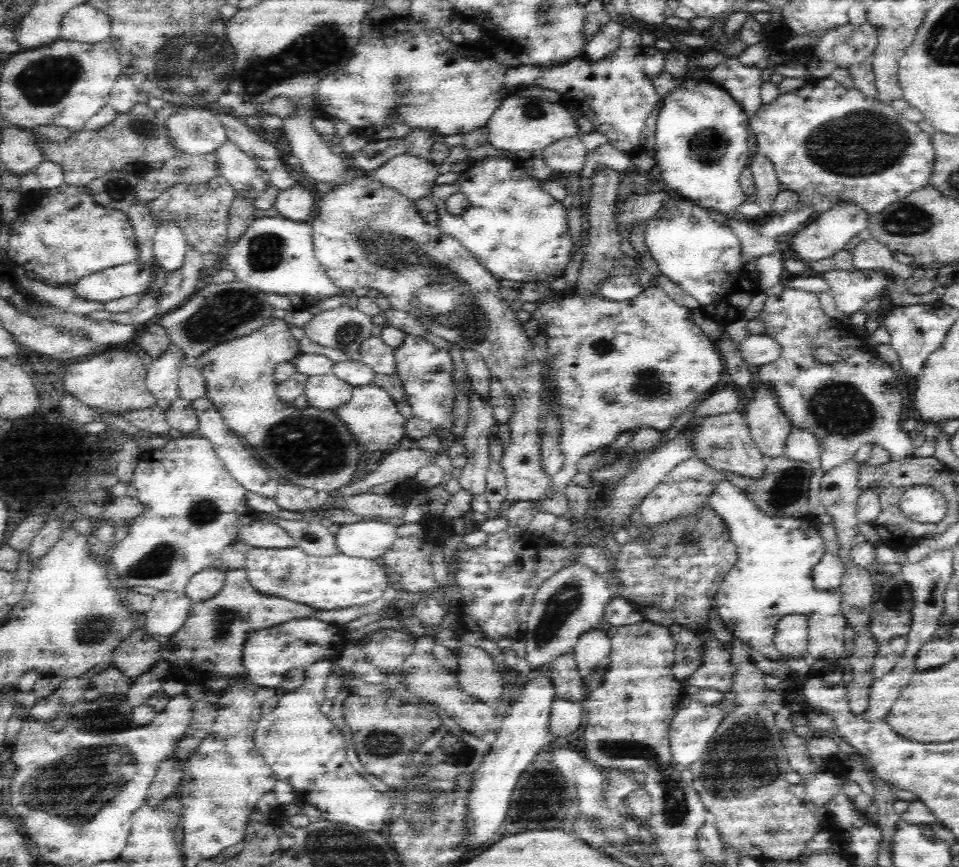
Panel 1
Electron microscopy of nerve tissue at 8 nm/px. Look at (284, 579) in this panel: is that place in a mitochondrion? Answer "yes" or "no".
yes

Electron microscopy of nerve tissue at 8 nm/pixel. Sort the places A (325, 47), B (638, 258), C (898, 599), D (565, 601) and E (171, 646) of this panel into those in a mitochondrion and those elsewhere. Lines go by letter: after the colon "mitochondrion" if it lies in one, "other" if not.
A: mitochondrion
B: other
C: mitochondrion
D: mitochondrion
E: other

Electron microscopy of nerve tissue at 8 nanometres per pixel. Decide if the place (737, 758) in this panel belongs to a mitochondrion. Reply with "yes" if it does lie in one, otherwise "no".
yes

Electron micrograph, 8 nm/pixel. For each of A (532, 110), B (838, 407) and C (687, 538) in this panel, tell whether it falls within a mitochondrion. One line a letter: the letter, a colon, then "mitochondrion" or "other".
A: mitochondrion
B: mitochondrion
C: mitochondrion

